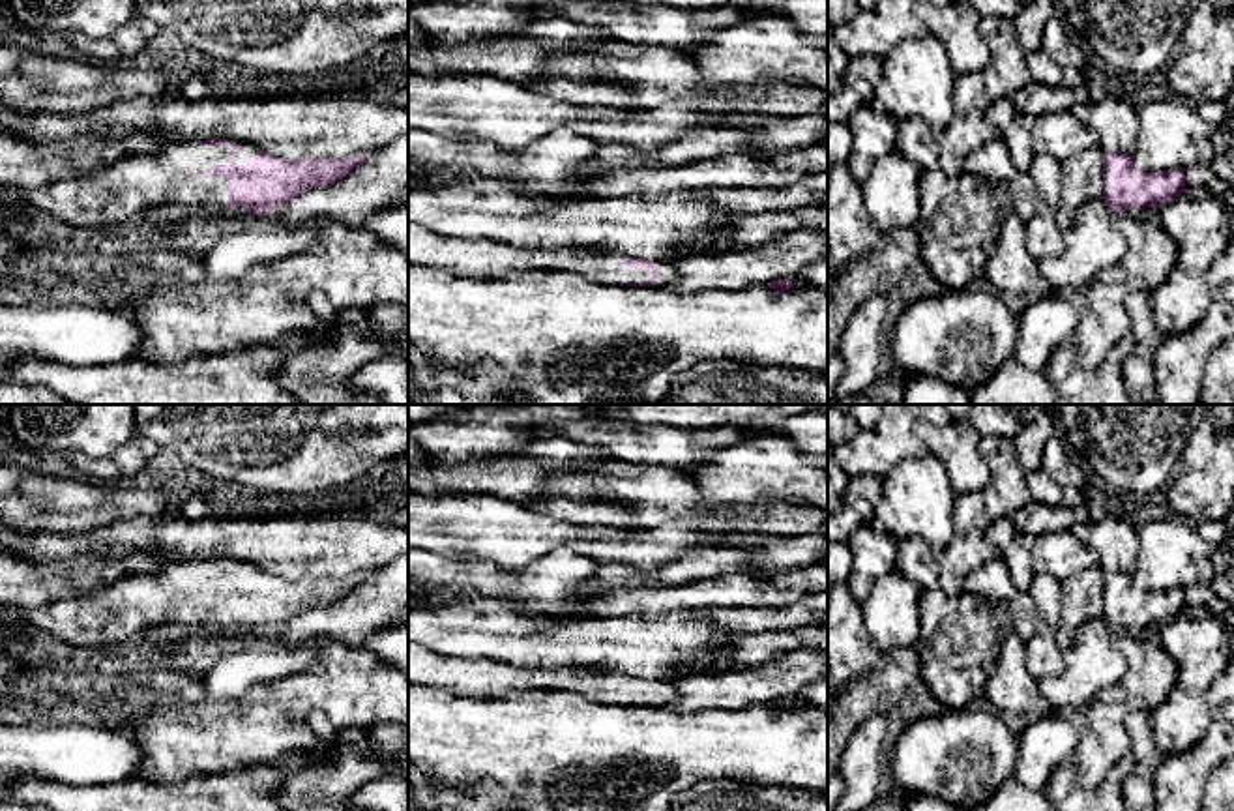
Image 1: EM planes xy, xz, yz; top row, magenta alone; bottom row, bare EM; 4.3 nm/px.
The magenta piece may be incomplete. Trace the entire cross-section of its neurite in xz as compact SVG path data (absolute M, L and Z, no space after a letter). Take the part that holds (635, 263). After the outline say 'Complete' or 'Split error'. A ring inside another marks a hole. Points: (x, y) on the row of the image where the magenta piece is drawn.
M408 221L408 264L423 264L429 268L442 268L463 277L496 279L517 272L579 272L586 279L603 285L627 287L670 287L678 281L678 272L672 260L642 260L622 257L620 253L586 249L521 249L494 240L448 240L416 223Z. Split error

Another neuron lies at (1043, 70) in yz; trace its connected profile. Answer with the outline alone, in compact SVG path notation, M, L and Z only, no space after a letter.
M1041 47L1024 56L1034 82L1086 88L1086 75L1082 69L1058 66Z

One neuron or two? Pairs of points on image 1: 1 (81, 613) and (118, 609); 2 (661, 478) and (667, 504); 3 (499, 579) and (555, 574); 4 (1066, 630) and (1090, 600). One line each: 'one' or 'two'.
1: one
2: one
3: one
4: one

